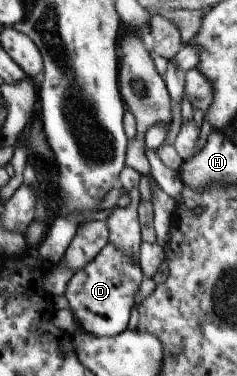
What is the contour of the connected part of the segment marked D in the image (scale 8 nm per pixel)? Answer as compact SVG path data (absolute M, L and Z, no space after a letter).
M106 242L81 270L71 275L65 288L64 296L78 328L98 337L110 337L127 329L131 309L135 306L134 294L143 277L137 261Z

